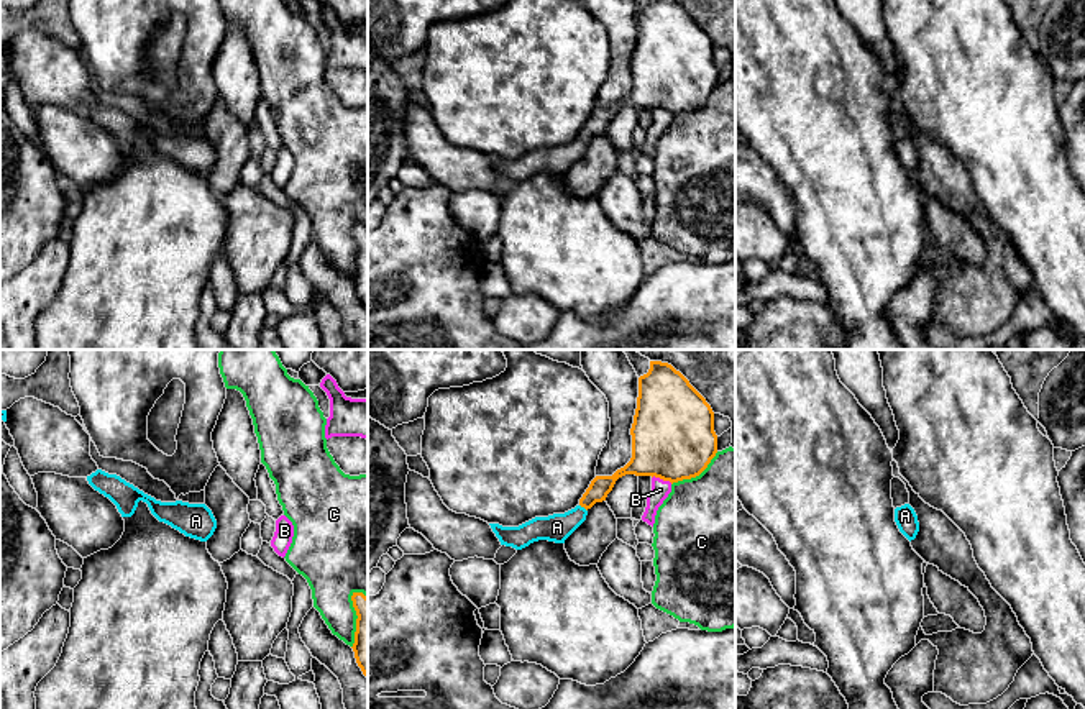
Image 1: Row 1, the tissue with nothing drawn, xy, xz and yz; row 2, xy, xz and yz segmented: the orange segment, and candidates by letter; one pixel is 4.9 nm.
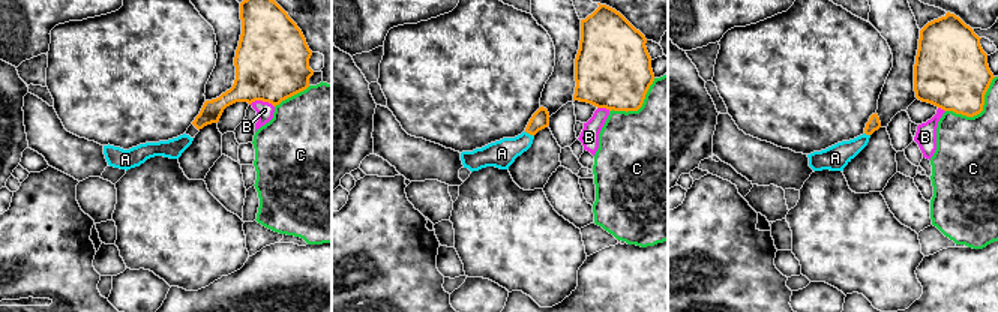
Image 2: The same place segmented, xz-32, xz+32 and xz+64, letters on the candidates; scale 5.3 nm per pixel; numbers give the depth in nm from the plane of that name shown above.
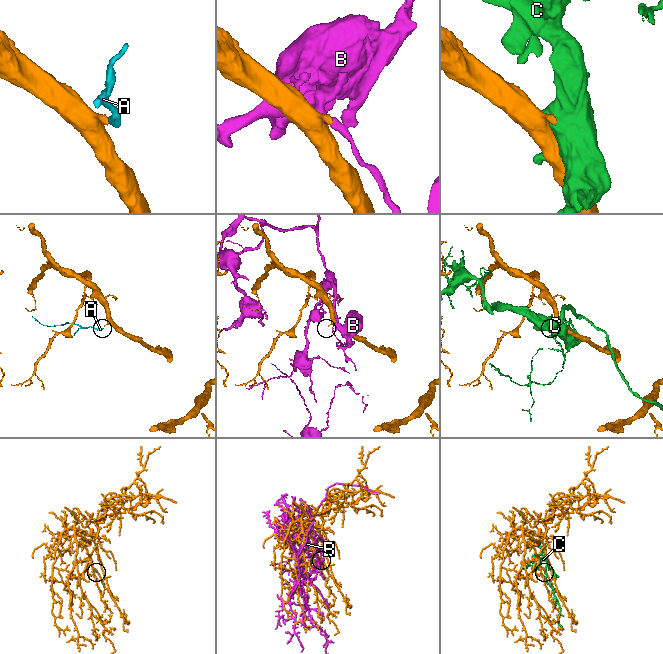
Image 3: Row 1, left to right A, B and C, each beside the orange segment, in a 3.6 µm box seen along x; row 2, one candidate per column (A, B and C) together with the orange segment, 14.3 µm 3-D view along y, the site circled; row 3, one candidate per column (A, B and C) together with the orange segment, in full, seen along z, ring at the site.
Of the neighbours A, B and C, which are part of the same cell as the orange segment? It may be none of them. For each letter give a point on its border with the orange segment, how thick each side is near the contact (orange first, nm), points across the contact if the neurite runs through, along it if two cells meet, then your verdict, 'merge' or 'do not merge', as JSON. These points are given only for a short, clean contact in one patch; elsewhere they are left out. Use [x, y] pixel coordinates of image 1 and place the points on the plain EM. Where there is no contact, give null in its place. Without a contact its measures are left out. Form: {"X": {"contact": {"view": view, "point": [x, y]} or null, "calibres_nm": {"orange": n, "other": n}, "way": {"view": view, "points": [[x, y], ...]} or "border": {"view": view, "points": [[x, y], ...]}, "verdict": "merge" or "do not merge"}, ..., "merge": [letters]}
{"A": {"contact": {"view": "xz", "point": [583, 138]}, "calibres_nm": {"orange": 100, "other": 140}, "way": {"view": "xz", "points": [[601, 118], [583, 138], [565, 156], [557, 160]]}, "verdict": "merge"}, "B": {"contact": {"view": "xz", "point": [662, 110]}, "calibres_nm": {"orange": 400, "other": 90}, "verdict": "do not merge"}, "C": {"contact": {"view": "xz", "point": [696, 107]}, "calibres_nm": {"orange": 400, "other": 480}, "verdict": "do not merge"}, "merge": ["A"]}

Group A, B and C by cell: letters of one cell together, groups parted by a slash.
A / B / C

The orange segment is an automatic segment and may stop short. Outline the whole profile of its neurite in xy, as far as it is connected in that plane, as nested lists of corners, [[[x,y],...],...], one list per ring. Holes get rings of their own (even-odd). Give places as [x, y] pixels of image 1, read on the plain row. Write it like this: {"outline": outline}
{"outline": [[[353,225],[351,233],[358,248],[355,276],[351,281],[358,299],[368,310],[368,230],[363,225]]]}

